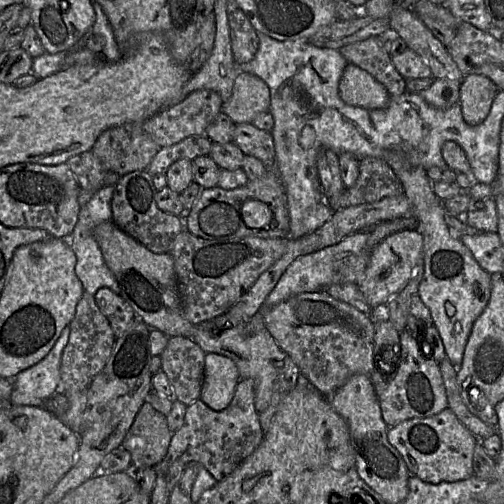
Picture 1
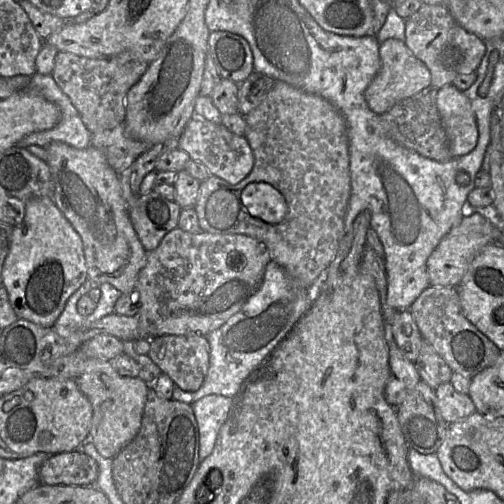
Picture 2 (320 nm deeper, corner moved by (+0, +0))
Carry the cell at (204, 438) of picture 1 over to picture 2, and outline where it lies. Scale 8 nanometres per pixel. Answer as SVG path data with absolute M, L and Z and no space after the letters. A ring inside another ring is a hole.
M74 450L47 459L40 468L39 483L95 486L98 474L97 462L85 452Z

